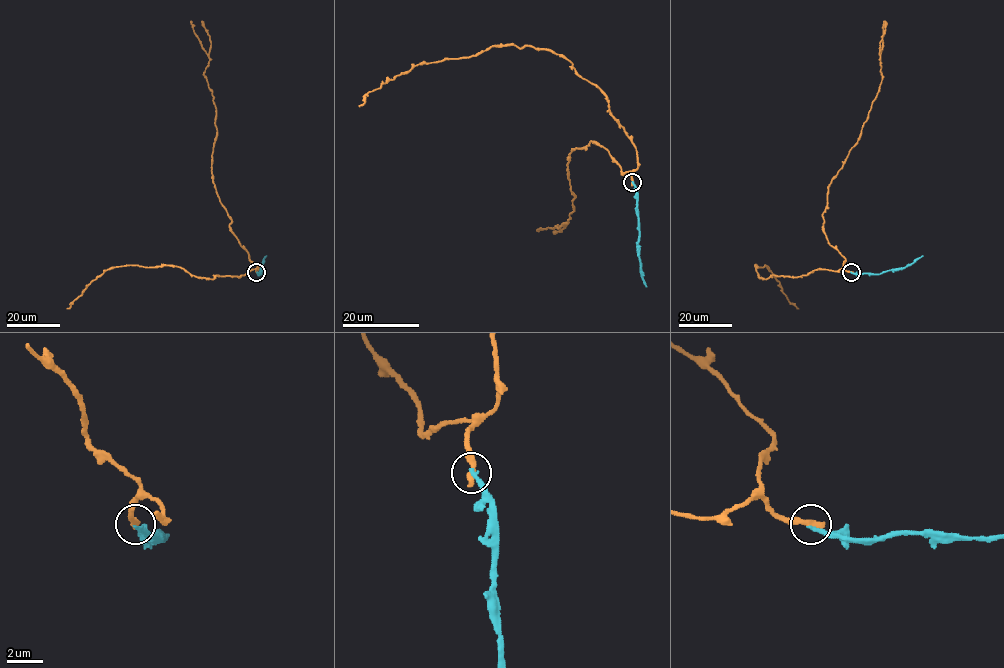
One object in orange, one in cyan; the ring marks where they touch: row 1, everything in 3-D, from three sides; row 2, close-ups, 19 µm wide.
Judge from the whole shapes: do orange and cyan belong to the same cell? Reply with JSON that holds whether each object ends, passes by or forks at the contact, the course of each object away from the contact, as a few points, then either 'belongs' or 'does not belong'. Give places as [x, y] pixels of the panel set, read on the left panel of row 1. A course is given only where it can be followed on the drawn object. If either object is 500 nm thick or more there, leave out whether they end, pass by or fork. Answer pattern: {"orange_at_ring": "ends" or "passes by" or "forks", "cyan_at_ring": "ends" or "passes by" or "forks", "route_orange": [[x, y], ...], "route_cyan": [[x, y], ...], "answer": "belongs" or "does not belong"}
{"orange_at_ring": "ends", "cyan_at_ring": "ends", "route_orange": [[257, 272], [229, 227], [231, 219], [213, 183], [216, 108], [204, 74], [209, 55], [191, 20]], "route_cyan": [[257, 272], [261, 274], [267, 255]], "answer": "does not belong"}

